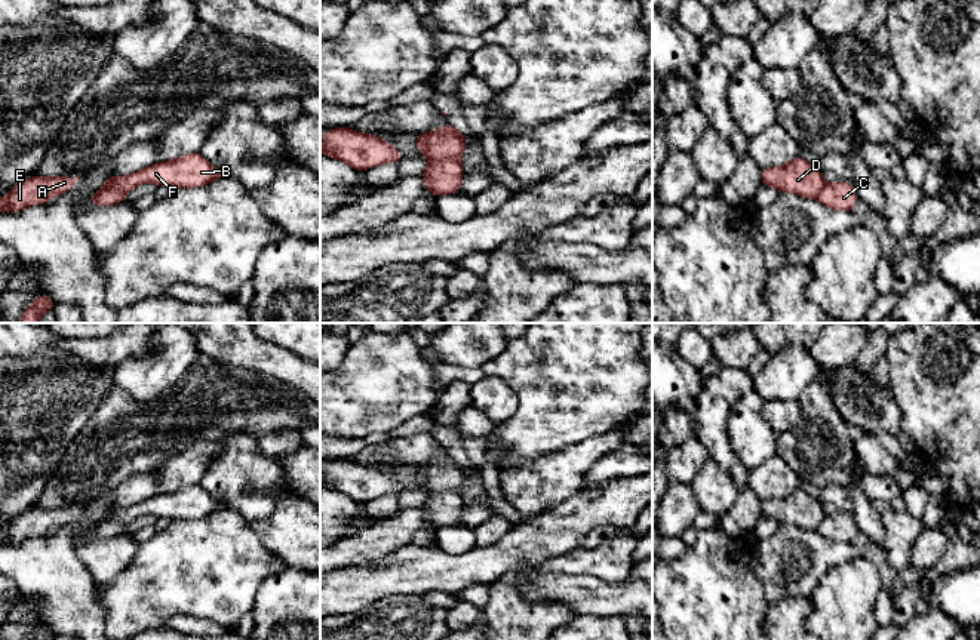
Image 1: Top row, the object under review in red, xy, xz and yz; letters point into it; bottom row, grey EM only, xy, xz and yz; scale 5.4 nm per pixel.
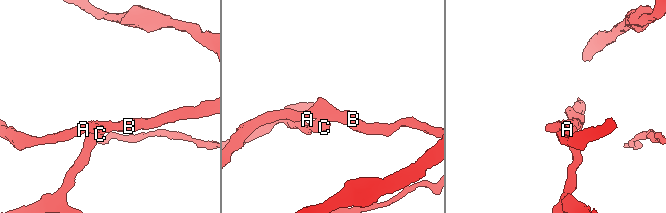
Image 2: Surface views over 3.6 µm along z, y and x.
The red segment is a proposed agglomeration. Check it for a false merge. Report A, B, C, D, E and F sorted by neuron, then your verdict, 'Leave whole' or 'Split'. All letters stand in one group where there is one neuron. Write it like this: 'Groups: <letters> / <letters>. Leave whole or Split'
Groups: A B D E F / C. Split

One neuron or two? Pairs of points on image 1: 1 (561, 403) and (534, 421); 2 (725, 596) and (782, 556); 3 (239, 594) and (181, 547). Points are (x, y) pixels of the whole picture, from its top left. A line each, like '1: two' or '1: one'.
1: one
2: two
3: one

